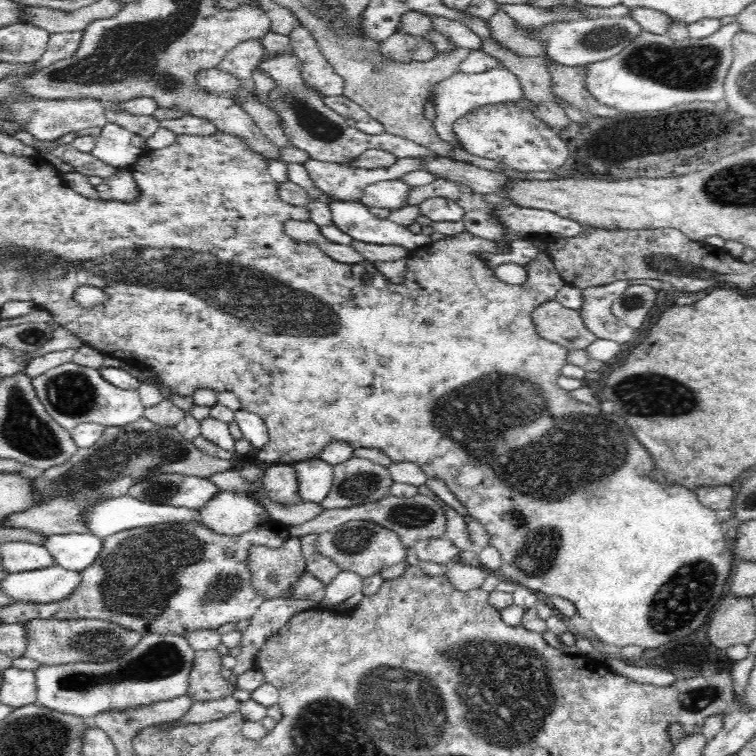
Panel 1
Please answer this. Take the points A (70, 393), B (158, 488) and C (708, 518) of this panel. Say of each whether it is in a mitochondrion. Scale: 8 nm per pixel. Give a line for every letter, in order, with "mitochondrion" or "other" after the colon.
A: mitochondrion
B: mitochondrion
C: other

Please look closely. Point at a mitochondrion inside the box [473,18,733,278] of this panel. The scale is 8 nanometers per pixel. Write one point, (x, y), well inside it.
(695, 67)

